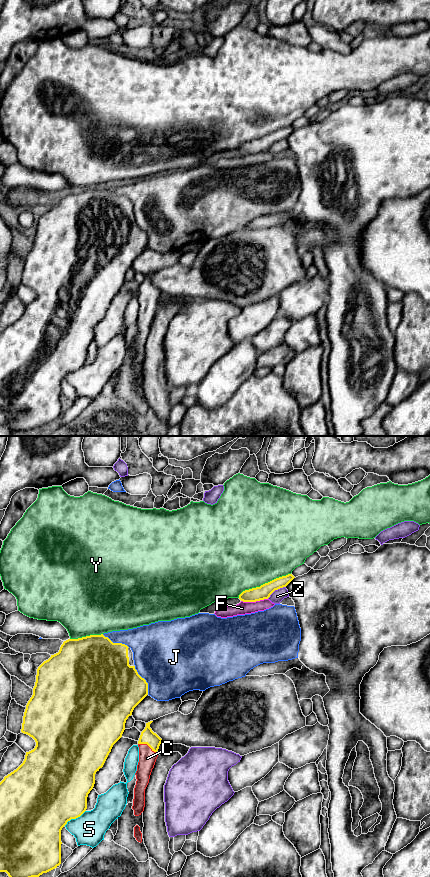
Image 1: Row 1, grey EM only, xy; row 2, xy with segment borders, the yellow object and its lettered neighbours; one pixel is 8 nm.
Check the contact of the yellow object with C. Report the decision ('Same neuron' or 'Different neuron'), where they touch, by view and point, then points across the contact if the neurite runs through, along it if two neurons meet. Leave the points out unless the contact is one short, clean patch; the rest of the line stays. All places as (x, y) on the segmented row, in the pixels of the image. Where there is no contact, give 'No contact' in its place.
Same neuron. Touches yellow at xy (147, 744). Path across: xy (147, 736), (147, 744), (147, 758)

